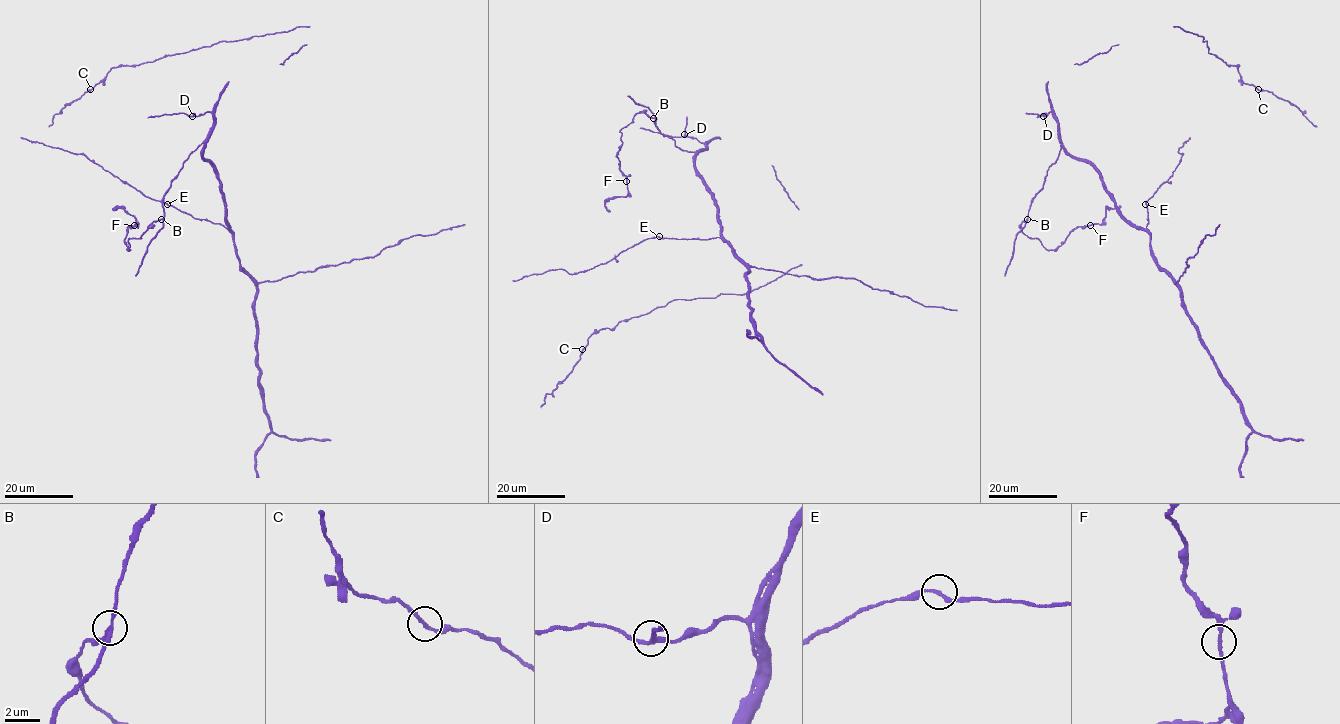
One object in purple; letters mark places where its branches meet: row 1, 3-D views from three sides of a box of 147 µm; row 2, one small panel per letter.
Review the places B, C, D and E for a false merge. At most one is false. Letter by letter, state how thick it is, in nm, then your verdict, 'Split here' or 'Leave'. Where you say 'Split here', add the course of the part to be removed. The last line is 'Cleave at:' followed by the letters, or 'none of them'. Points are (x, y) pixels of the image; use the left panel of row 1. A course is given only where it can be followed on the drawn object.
B: Thickness 170 nm. Split here. Course of the part to remove: (162, 218), (140, 237), (130, 238), (128, 249), (127, 227), (136, 219), (123, 208), (113, 209), (118, 205)
C: Thickness 190 nm. Leave
D: Thickness 240 nm. Leave
E: Thickness 190 nm. Leave
Cleave at: B

